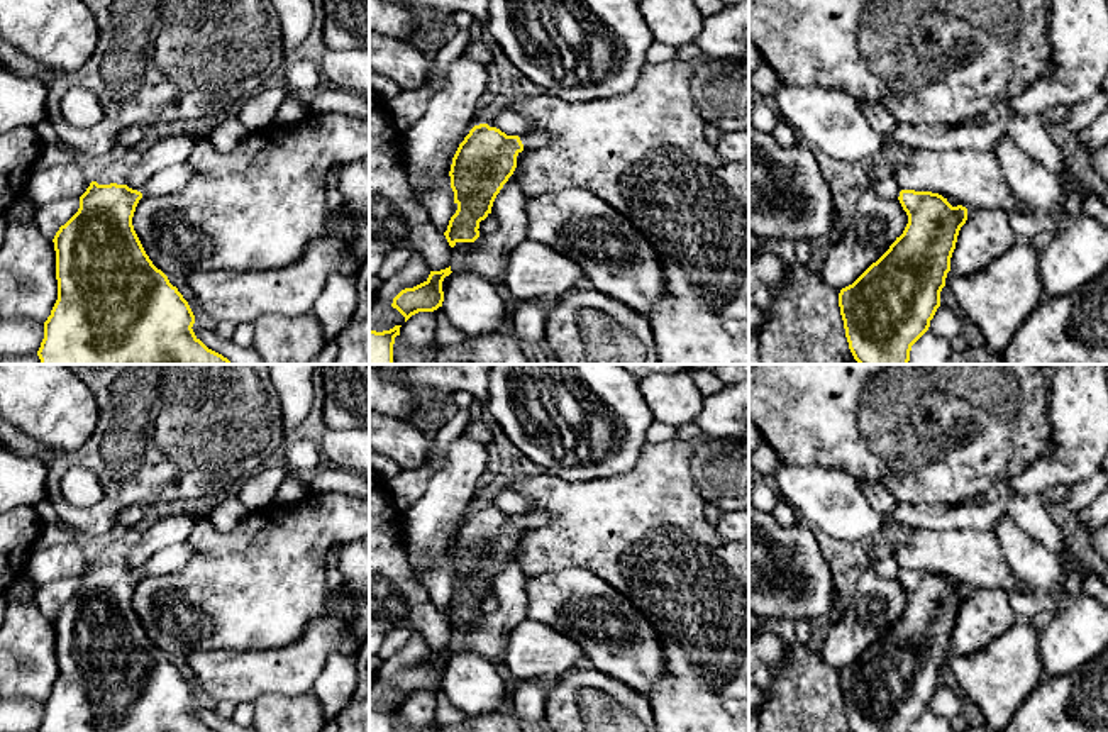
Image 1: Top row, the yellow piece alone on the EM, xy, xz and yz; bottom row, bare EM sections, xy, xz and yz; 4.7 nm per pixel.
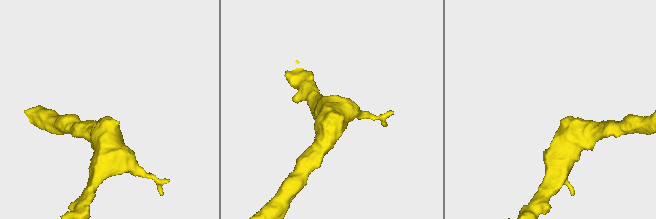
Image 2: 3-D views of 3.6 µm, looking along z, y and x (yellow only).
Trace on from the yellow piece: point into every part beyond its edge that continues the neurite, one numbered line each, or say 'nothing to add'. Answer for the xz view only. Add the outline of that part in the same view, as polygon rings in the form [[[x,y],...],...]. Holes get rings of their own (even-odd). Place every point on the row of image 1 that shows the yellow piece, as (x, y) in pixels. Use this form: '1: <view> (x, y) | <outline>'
1: xz (532, 139) | [[[529,132],[518,137],[524,144],[524,149],[542,147],[551,141],[549,134],[546,132]]]

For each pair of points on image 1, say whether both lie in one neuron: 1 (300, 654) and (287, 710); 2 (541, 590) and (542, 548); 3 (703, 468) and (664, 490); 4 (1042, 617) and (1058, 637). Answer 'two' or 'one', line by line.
1: two
2: two
3: two
4: two

